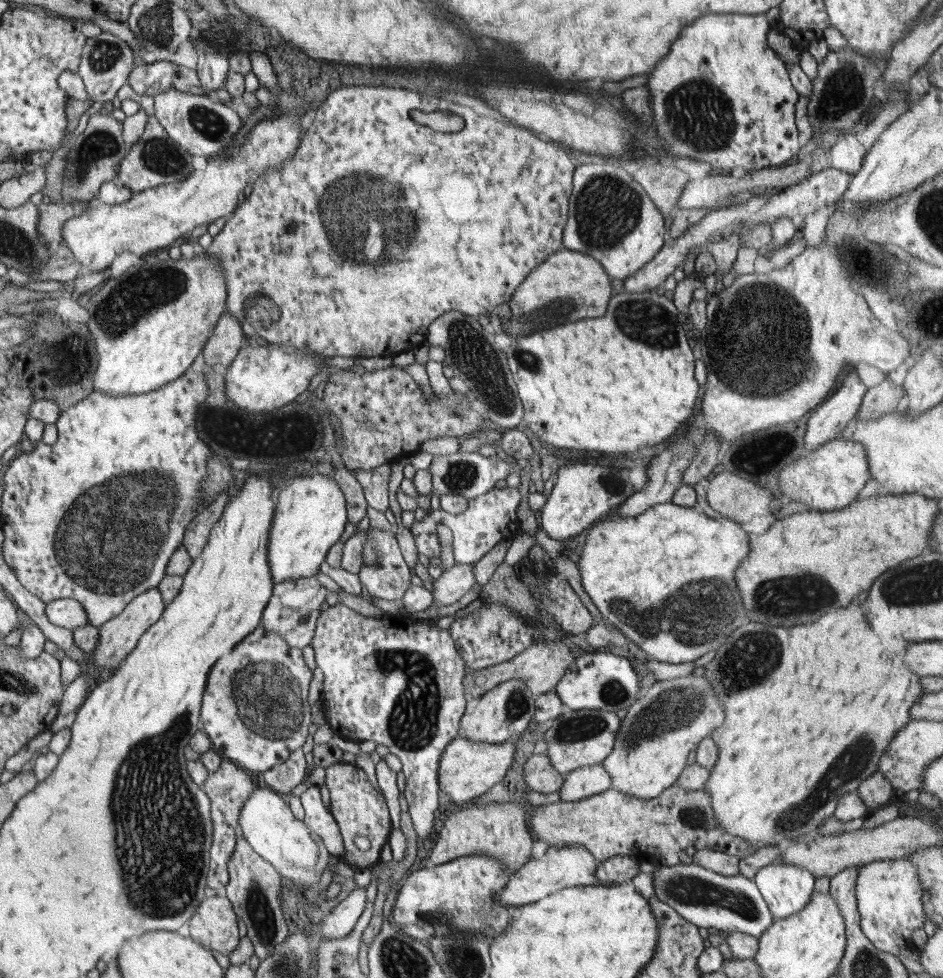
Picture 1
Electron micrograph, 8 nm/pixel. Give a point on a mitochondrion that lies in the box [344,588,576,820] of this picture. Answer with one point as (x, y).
(412, 722)

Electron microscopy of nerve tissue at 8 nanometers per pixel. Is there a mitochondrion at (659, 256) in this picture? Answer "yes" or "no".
no

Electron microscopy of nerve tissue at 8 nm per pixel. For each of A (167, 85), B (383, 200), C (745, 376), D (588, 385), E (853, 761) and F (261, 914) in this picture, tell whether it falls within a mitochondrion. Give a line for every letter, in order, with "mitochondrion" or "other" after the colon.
A: other
B: mitochondrion
C: mitochondrion
D: other
E: mitochondrion
F: mitochondrion

